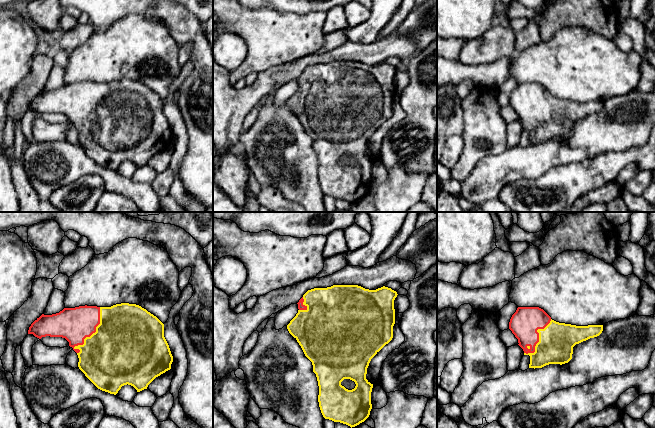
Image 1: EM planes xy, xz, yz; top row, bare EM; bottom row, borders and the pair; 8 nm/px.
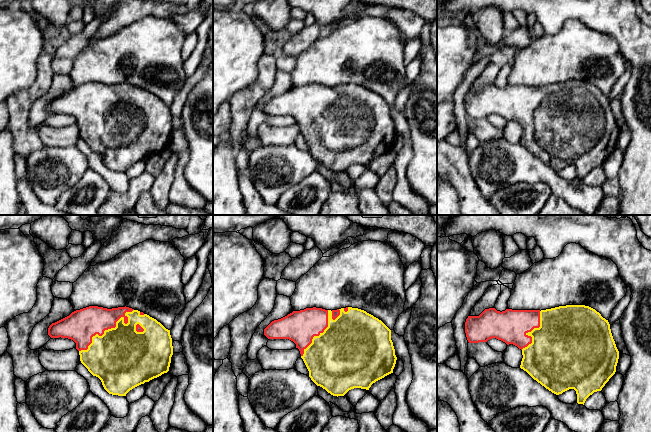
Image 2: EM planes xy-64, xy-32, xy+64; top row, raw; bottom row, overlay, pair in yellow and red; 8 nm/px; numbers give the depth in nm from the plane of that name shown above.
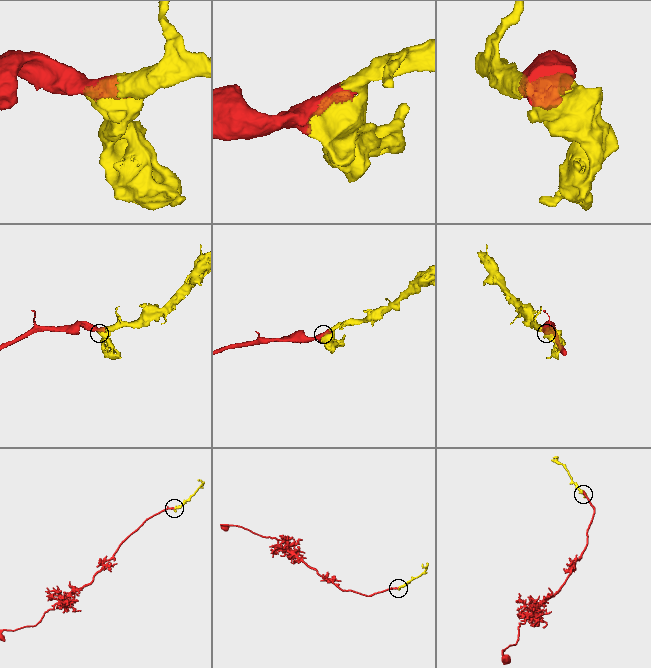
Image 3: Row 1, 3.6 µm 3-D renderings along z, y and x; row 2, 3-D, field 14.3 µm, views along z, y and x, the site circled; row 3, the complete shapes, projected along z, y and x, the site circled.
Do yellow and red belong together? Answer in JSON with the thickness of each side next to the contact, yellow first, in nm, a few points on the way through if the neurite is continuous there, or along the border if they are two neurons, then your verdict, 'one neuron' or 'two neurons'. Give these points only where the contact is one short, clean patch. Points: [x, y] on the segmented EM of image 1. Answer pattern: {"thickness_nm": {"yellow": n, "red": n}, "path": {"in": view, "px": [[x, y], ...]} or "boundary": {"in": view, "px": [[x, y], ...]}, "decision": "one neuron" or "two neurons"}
{"thickness_nm": {"yellow": 500, "red": 280}, "decision": "one neuron"}

